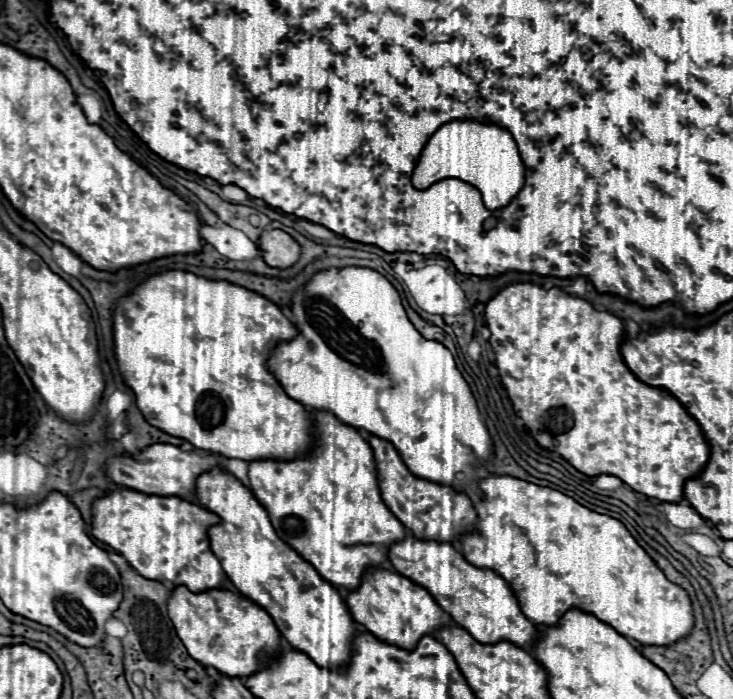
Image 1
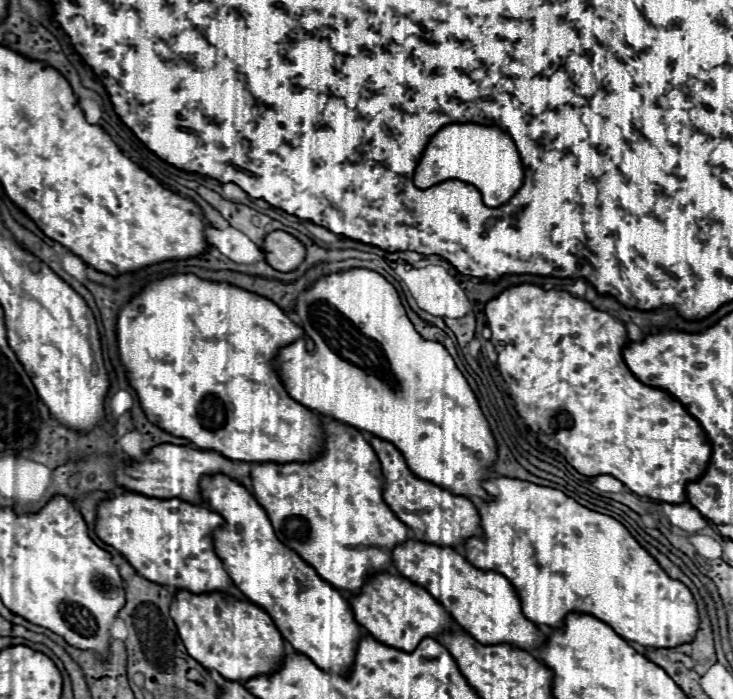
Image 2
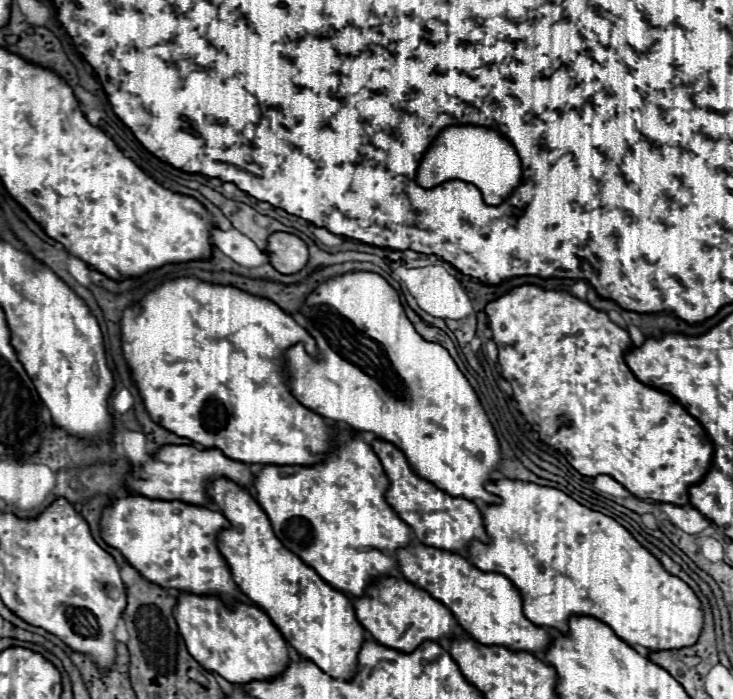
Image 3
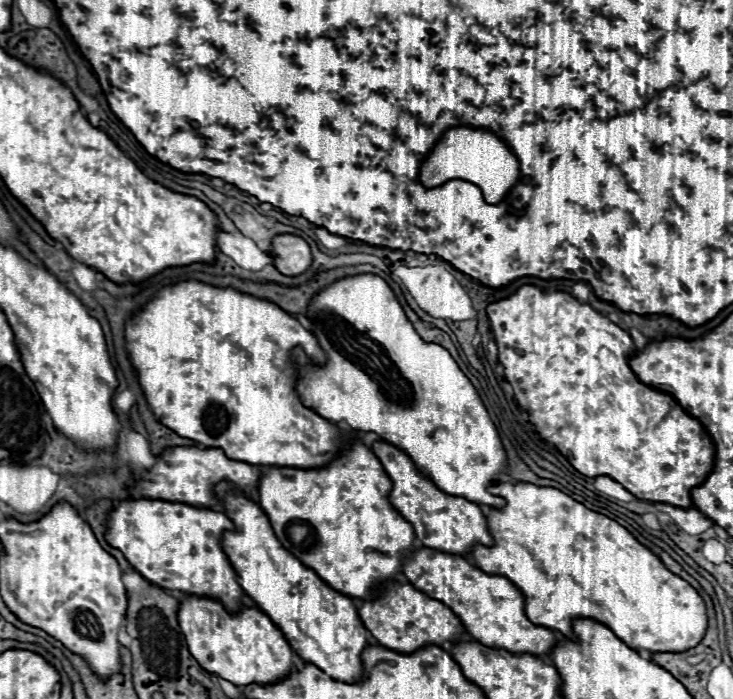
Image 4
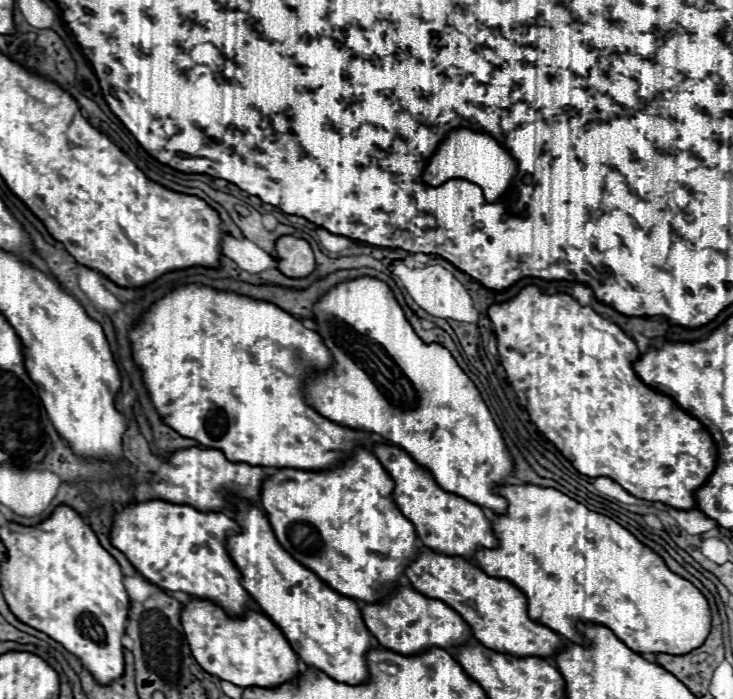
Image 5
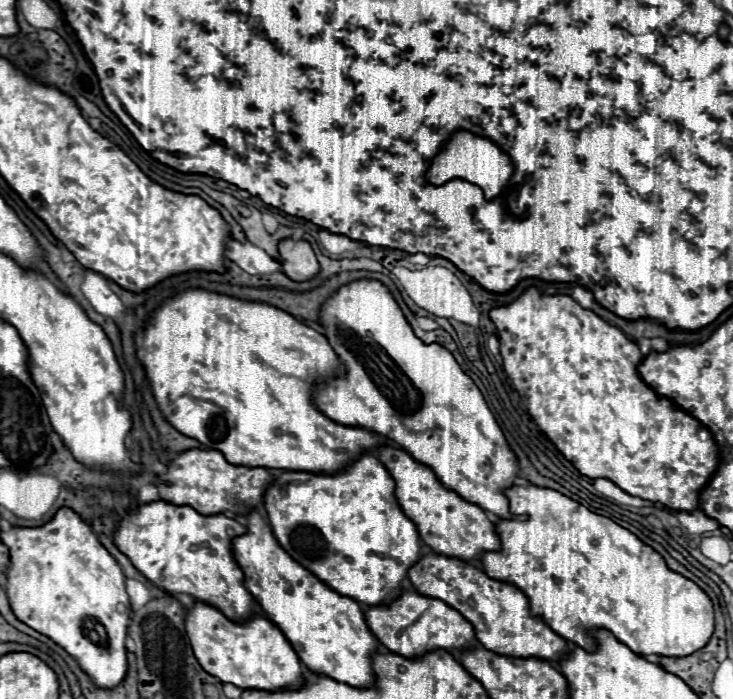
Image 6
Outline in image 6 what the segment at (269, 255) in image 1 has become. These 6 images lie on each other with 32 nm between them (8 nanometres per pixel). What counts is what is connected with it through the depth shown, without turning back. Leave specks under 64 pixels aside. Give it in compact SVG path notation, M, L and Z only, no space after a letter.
M286 238L280 242L278 250L280 250L282 270L288 278L292 278L296 282L308 282L314 276L318 276L320 264L308 242L304 242L304 240L296 242L292 238Z

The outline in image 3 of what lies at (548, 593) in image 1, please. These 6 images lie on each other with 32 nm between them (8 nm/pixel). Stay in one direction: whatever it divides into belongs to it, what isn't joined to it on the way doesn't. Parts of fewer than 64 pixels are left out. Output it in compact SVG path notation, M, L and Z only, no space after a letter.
M496 480L486 484L486 490L500 496L502 504L486 506L482 510L490 542L472 542L468 546L468 560L484 572L504 574L512 580L522 594L524 614L530 622L566 634L572 616L592 616L610 626L626 644L644 646L654 652L662 648L686 648L698 642L704 628L704 612L694 590L678 576L668 574L660 560L640 546L616 520L588 510L556 488L532 482Z

